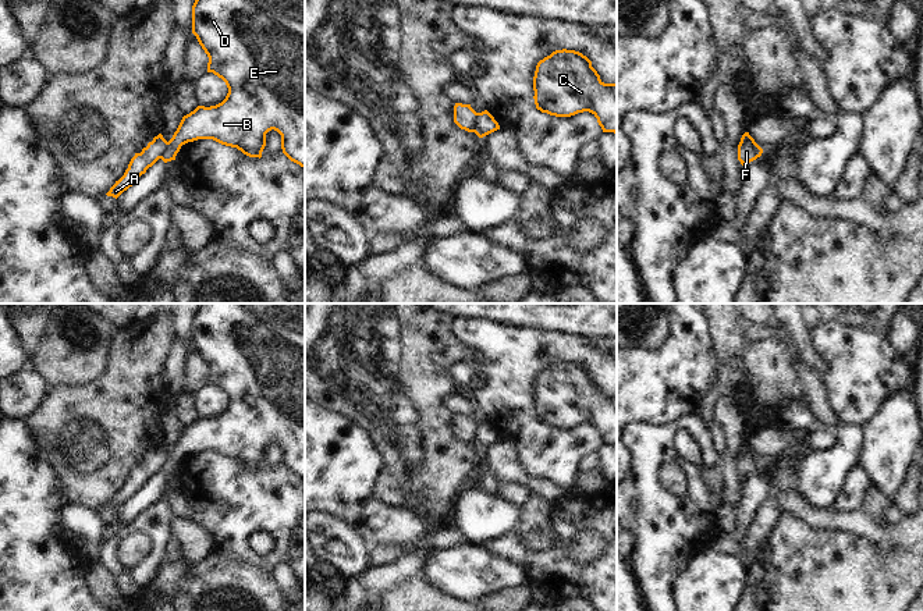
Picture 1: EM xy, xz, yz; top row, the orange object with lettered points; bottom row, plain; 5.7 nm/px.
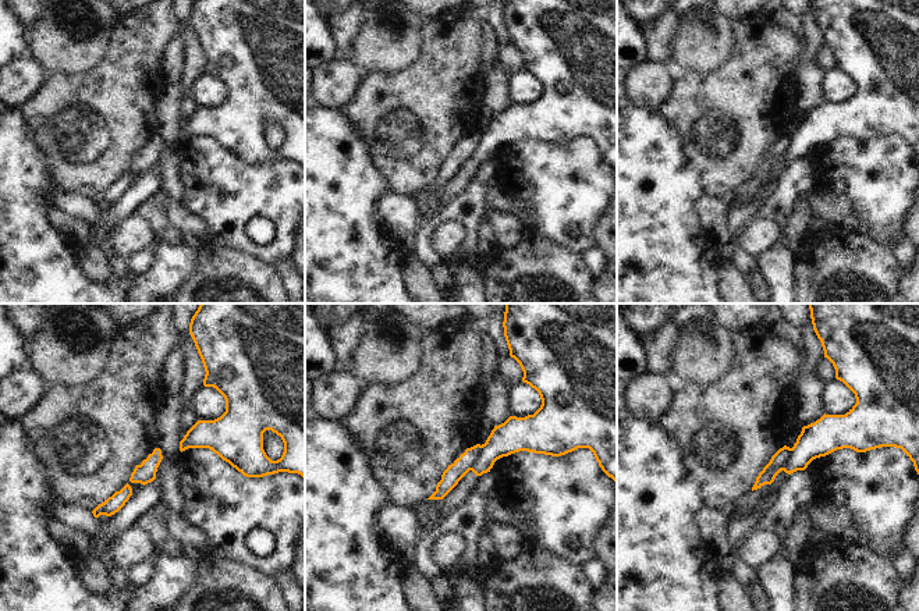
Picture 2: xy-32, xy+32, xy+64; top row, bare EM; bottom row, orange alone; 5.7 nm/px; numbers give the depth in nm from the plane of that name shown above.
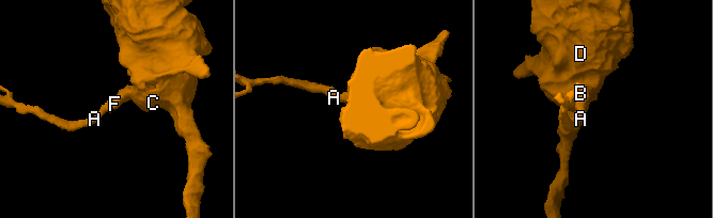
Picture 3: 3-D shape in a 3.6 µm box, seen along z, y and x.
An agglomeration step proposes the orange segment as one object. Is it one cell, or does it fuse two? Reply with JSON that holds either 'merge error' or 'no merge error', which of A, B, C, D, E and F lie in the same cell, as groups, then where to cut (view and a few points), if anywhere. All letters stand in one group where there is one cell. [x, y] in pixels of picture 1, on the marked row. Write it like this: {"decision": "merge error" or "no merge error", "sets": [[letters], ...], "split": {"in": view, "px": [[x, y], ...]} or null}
{"decision": "merge error", "sets": [["A"], ["B", "C", "D", "E", "F"]], "split": {"in": "xz", "px": [[478, 113], [472, 131]]}}

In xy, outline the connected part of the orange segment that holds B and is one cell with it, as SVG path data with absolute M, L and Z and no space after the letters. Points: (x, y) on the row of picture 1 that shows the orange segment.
M195 0L192 33L209 57L207 72L221 78L228 93L221 103L198 106L184 116L160 159L175 160L182 145L198 139L213 139L260 159L266 134L274 129L281 135L283 153L305 168L305 0Z

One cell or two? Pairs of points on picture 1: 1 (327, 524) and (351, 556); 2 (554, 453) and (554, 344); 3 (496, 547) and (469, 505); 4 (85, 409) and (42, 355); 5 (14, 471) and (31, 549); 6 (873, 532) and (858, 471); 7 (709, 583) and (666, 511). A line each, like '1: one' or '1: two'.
1: one
2: one
3: two
4: two
5: one
6: two
7: two

